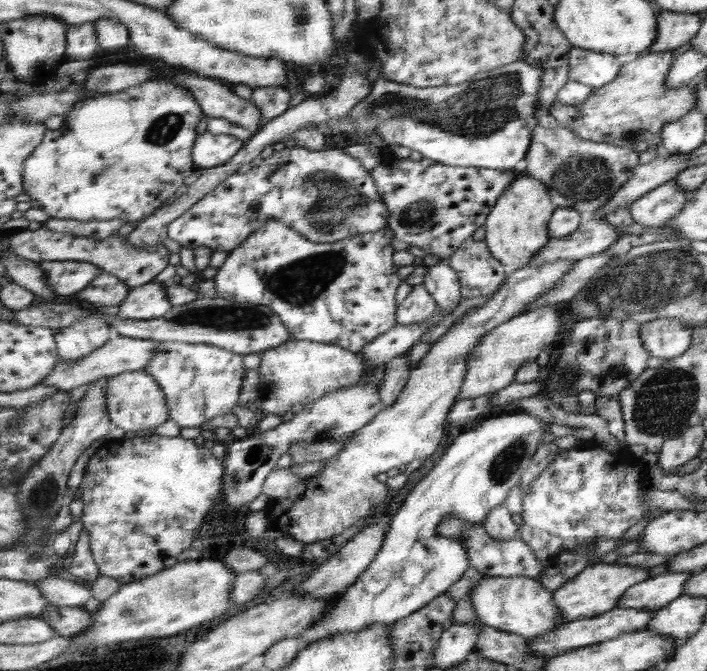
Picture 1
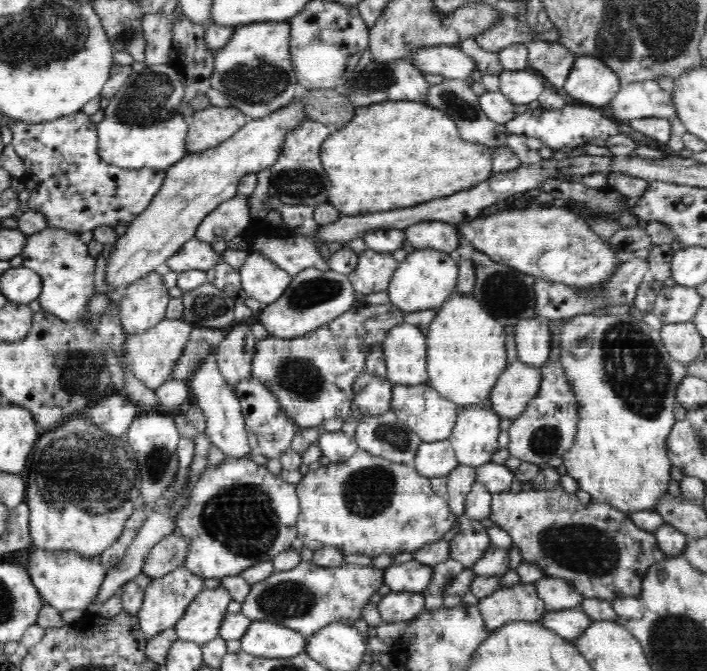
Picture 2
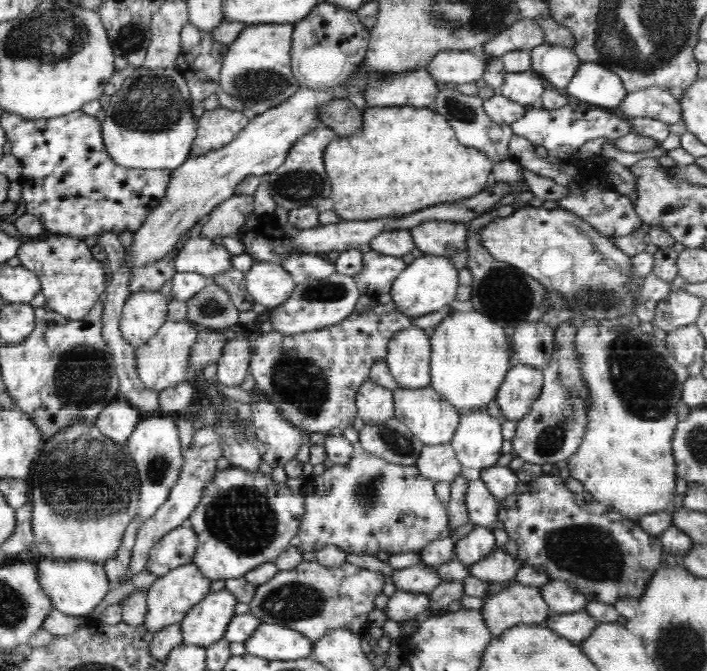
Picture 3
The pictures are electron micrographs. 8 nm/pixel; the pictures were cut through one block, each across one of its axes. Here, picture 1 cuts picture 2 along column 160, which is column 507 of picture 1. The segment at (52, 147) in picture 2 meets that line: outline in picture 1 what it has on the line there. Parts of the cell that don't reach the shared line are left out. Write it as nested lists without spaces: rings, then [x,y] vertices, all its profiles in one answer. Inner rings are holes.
[[[391,158],[375,166],[370,174],[374,176],[375,183],[378,185],[384,206],[387,206],[390,214],[387,228],[394,231],[396,240],[408,242],[418,254],[430,253],[447,260],[460,245],[472,237],[476,228],[486,224],[488,214],[500,196],[519,180],[522,171],[450,166],[438,161],[433,161],[432,164],[420,164],[410,158]]]

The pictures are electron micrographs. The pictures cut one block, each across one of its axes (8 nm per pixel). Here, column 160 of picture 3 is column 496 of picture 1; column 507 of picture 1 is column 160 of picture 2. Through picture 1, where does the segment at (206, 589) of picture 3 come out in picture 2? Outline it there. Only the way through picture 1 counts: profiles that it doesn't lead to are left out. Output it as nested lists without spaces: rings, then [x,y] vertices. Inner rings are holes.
[[[184,565],[175,568],[160,578],[152,579],[144,589],[144,600],[136,618],[140,623],[140,630],[145,634],[146,640],[156,636],[163,630],[172,628],[184,616],[186,608],[204,590],[204,578],[196,575]]]

